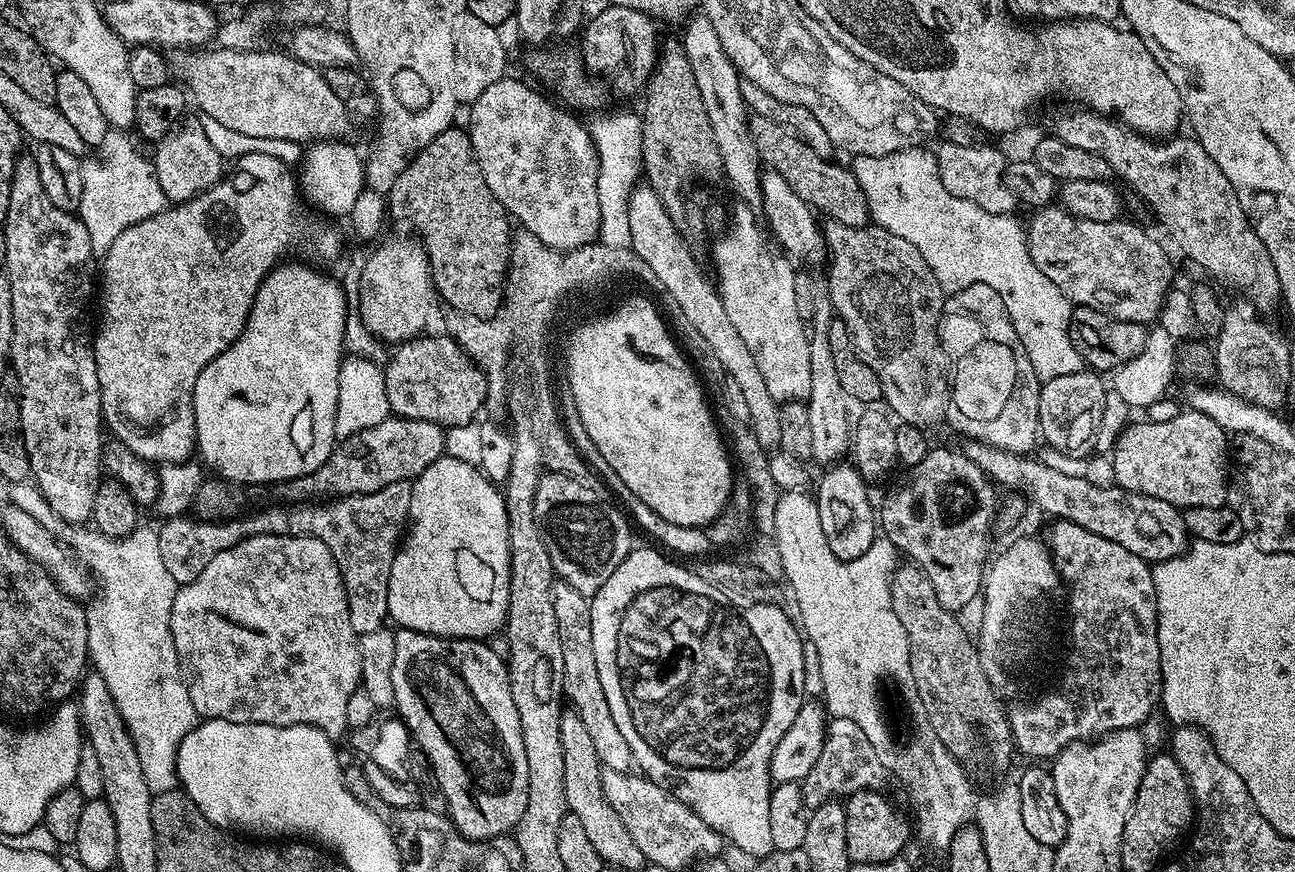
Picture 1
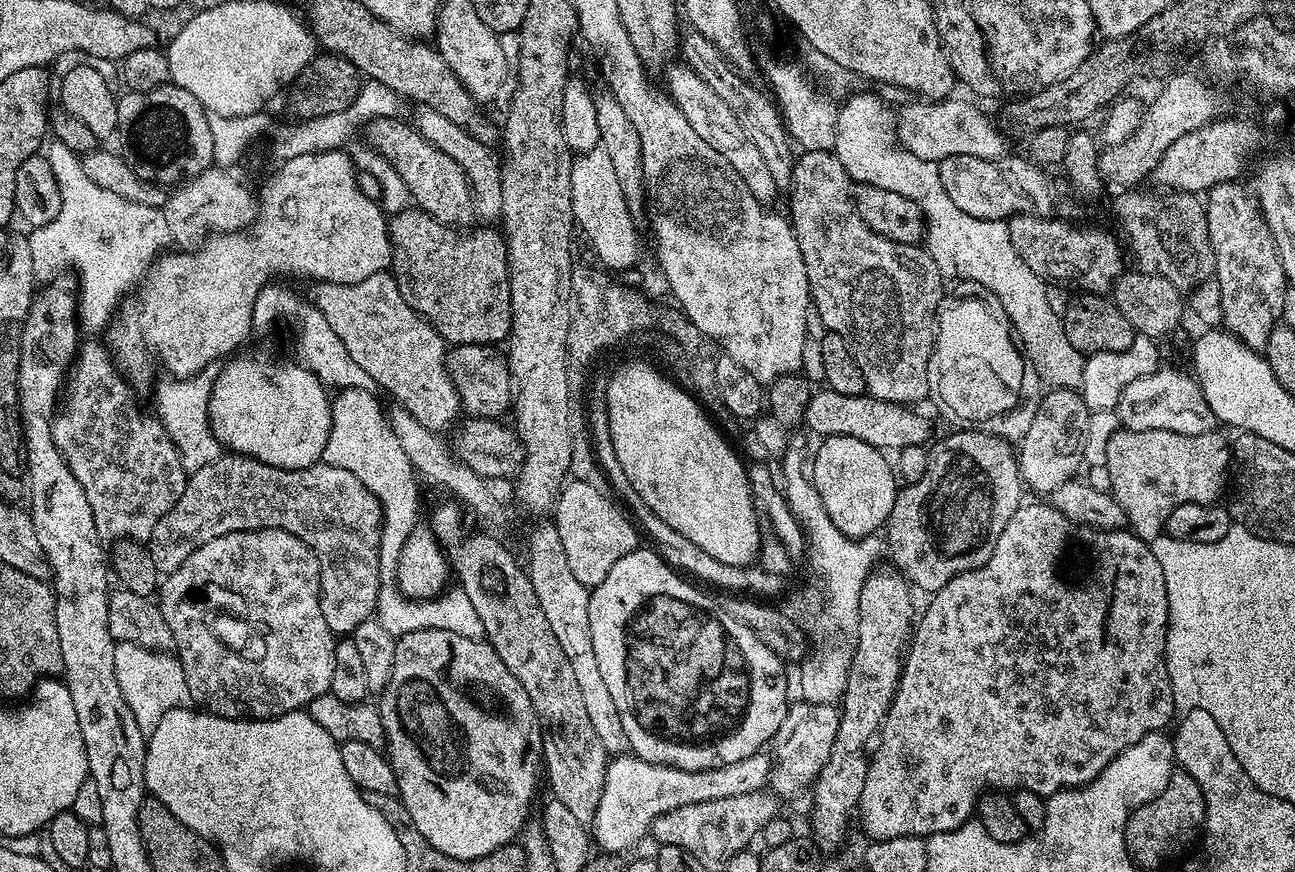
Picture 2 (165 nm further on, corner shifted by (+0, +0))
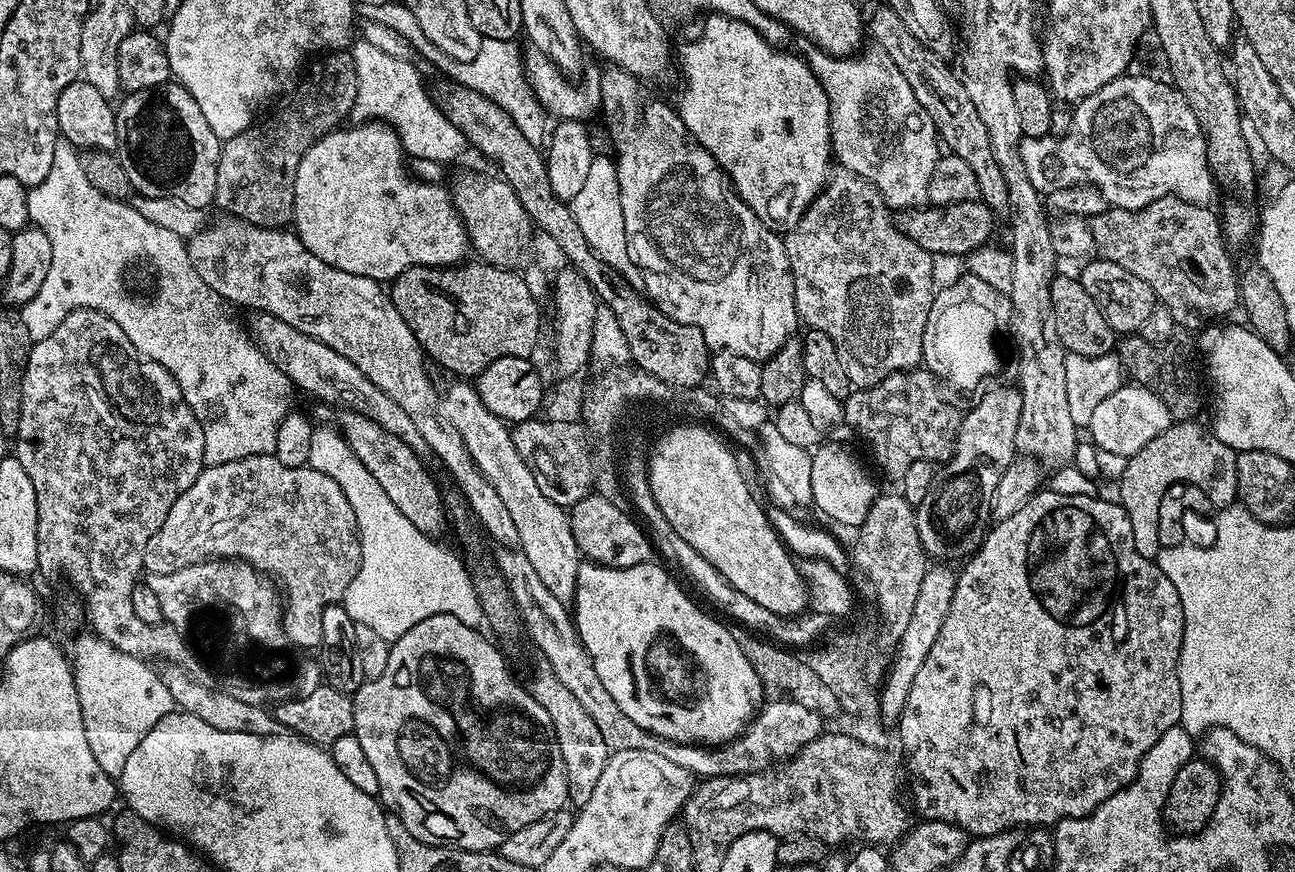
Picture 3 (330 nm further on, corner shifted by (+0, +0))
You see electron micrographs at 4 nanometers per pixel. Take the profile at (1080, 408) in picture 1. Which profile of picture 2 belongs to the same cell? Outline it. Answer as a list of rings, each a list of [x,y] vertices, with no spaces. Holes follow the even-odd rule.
[[[1052,388],[1040,397],[1038,414],[1018,442],[1020,478],[1029,489],[1050,494],[1077,475],[1089,418],[1088,407],[1076,388]],[[1032,487],[1032,488],[1031,488]]]

